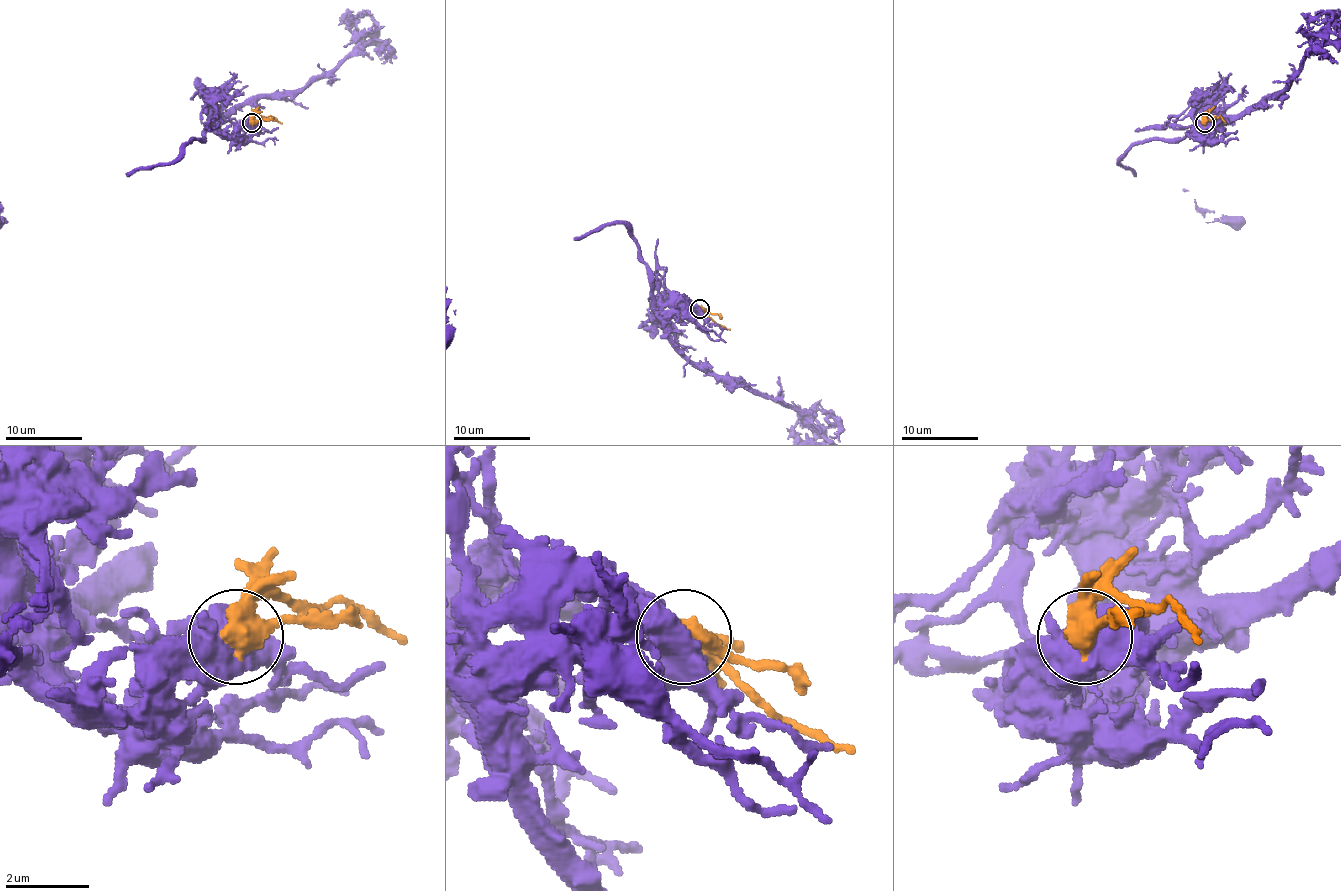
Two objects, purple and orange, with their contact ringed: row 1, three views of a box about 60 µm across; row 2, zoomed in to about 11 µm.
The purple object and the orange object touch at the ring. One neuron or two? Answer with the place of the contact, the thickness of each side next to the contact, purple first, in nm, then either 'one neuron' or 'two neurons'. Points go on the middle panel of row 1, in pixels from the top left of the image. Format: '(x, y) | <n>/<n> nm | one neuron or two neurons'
(699, 309) | 600/440 nm | one neuron

